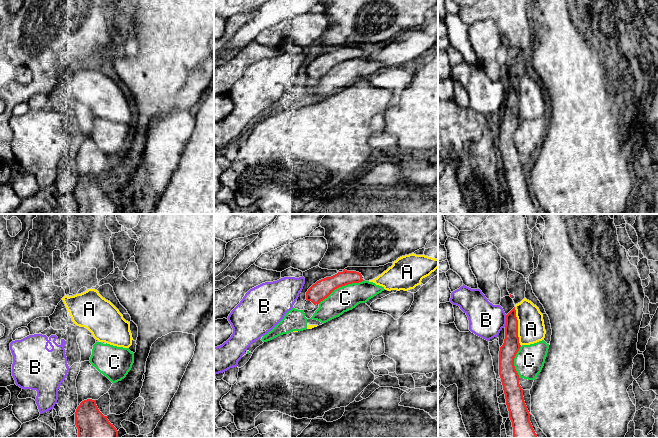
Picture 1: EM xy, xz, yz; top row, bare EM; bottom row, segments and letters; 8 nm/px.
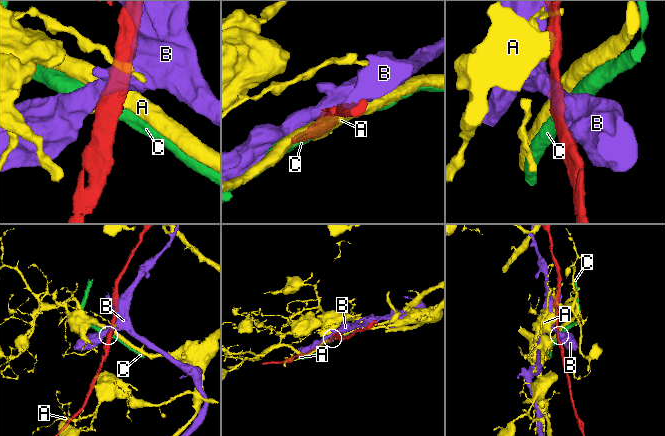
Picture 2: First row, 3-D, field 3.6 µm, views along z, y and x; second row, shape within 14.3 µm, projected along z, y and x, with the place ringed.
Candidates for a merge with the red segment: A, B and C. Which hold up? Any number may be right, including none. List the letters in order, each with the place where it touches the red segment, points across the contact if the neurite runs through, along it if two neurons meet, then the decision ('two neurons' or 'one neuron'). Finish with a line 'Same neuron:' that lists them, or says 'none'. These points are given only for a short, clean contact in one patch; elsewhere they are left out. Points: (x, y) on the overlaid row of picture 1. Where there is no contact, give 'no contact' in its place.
A: yz (517, 326) | two neurons
B: yz (506, 321) | two neurons
C: xz (341, 286) | along xz (364, 280), (358, 283), (348, 283), (339, 286), (318, 303) | two neurons
Same neuron: none

